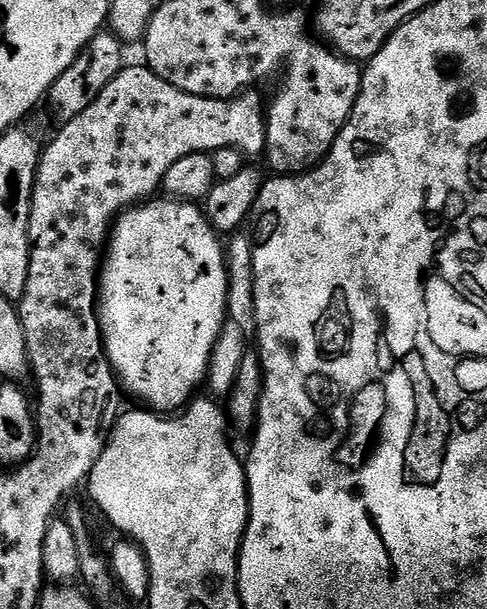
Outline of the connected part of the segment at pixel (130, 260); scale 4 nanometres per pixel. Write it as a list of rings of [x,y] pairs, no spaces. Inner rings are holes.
[[[152,198],[147,202],[141,202],[123,212],[120,213],[116,218],[116,223],[112,225],[112,231],[110,233],[110,243],[106,248],[106,255],[102,260],[102,267],[98,273],[98,315],[100,317],[100,334],[104,338],[104,353],[108,356],[109,363],[112,364],[112,371],[116,375],[119,387],[123,389],[125,393],[129,392],[132,396],[137,396],[140,400],[145,400],[146,403],[152,404],[148,405],[151,411],[156,414],[172,414],[177,410],[183,409],[185,405],[193,399],[195,390],[199,384],[203,385],[205,383],[208,374],[208,359],[212,356],[212,348],[216,344],[216,339],[220,337],[220,332],[224,329],[226,323],[226,313],[228,311],[228,262],[226,259],[226,248],[222,243],[220,245],[221,237],[212,228],[212,223],[208,221],[207,216],[204,215],[203,211],[195,203],[192,202],[181,202],[179,199],[173,198]]]

